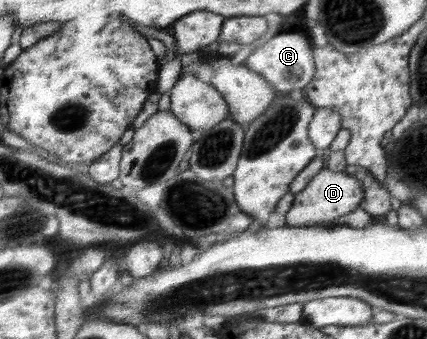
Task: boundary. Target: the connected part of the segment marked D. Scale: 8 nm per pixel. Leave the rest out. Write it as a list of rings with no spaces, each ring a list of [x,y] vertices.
[[[324,167],[308,185],[295,195],[292,208],[285,217],[287,226],[315,226],[321,222],[329,223],[339,216],[355,211],[364,200],[365,186],[355,175],[333,171]]]

